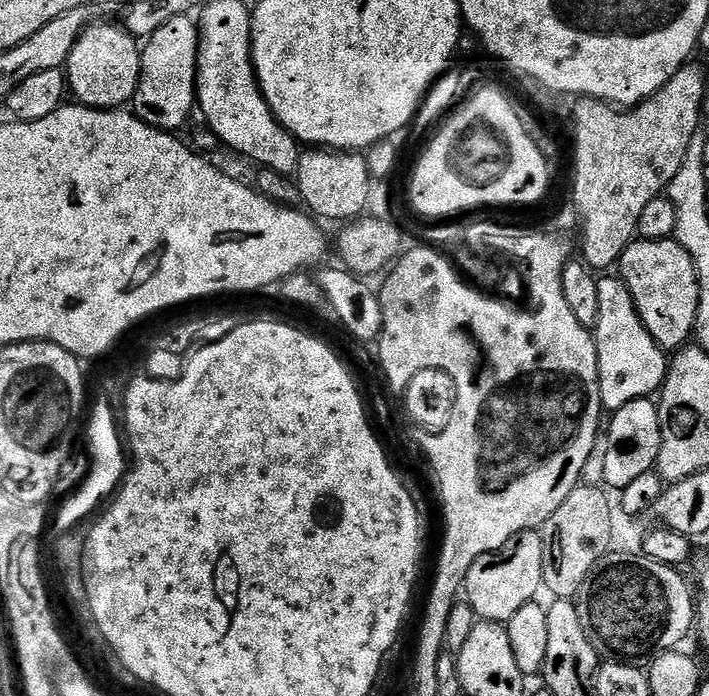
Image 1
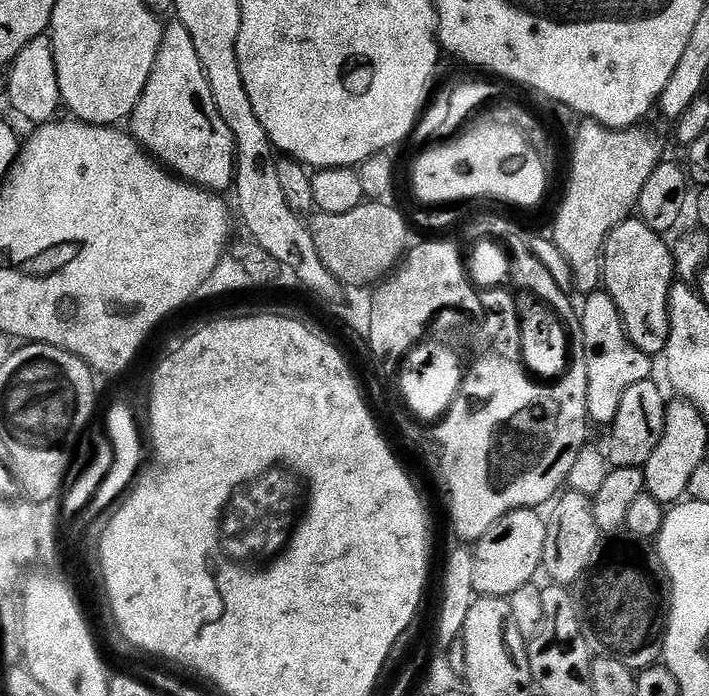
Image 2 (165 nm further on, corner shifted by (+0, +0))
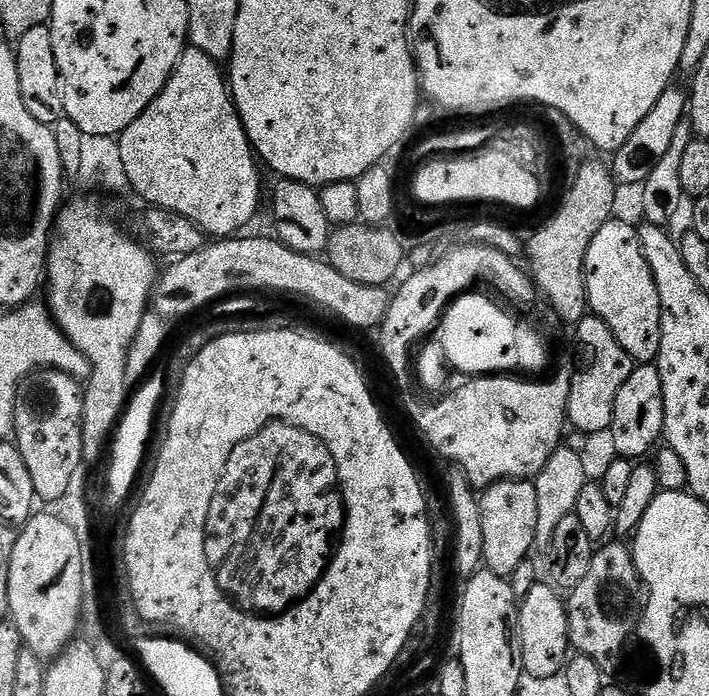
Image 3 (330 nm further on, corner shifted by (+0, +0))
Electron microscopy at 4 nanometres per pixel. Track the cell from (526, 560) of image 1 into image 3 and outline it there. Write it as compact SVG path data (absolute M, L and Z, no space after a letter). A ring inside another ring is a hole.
M499 480L483 489L480 496L482 514L483 567L505 578L511 577L523 560L537 547L535 531L538 523L538 494L535 483L527 480Z

